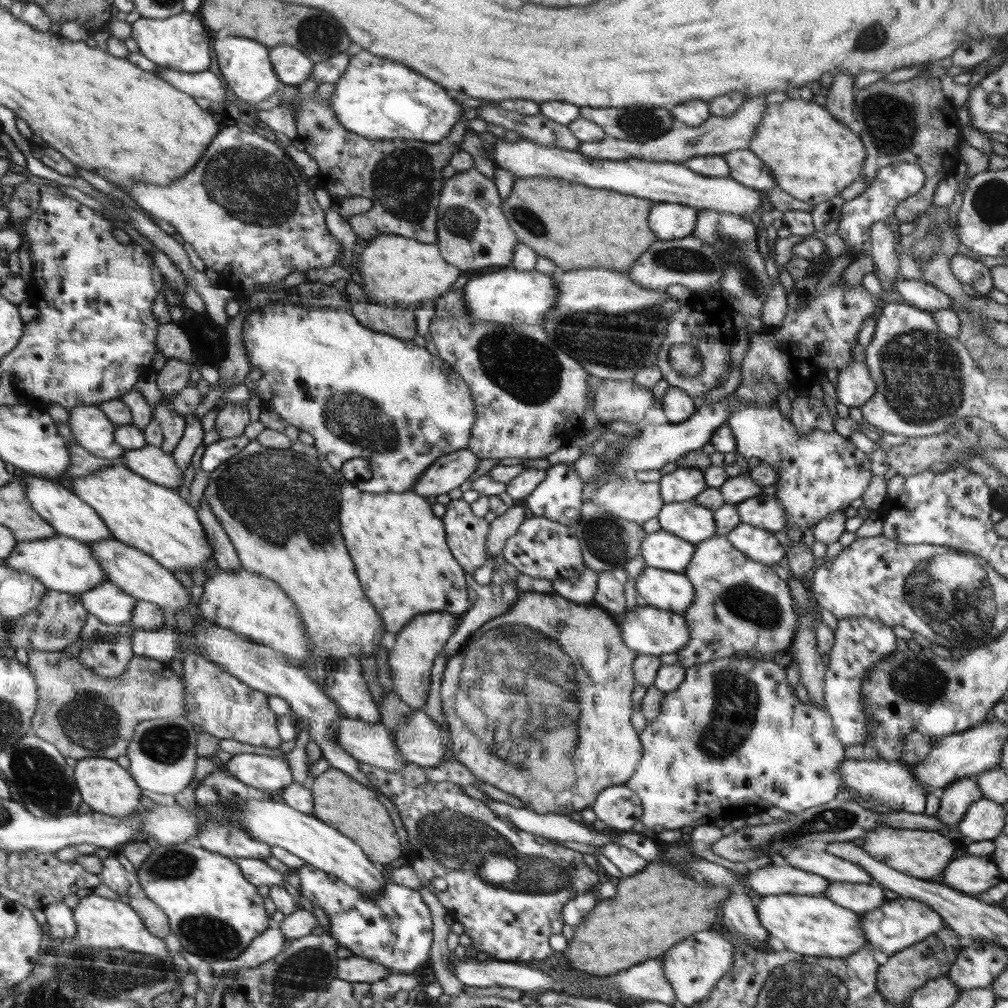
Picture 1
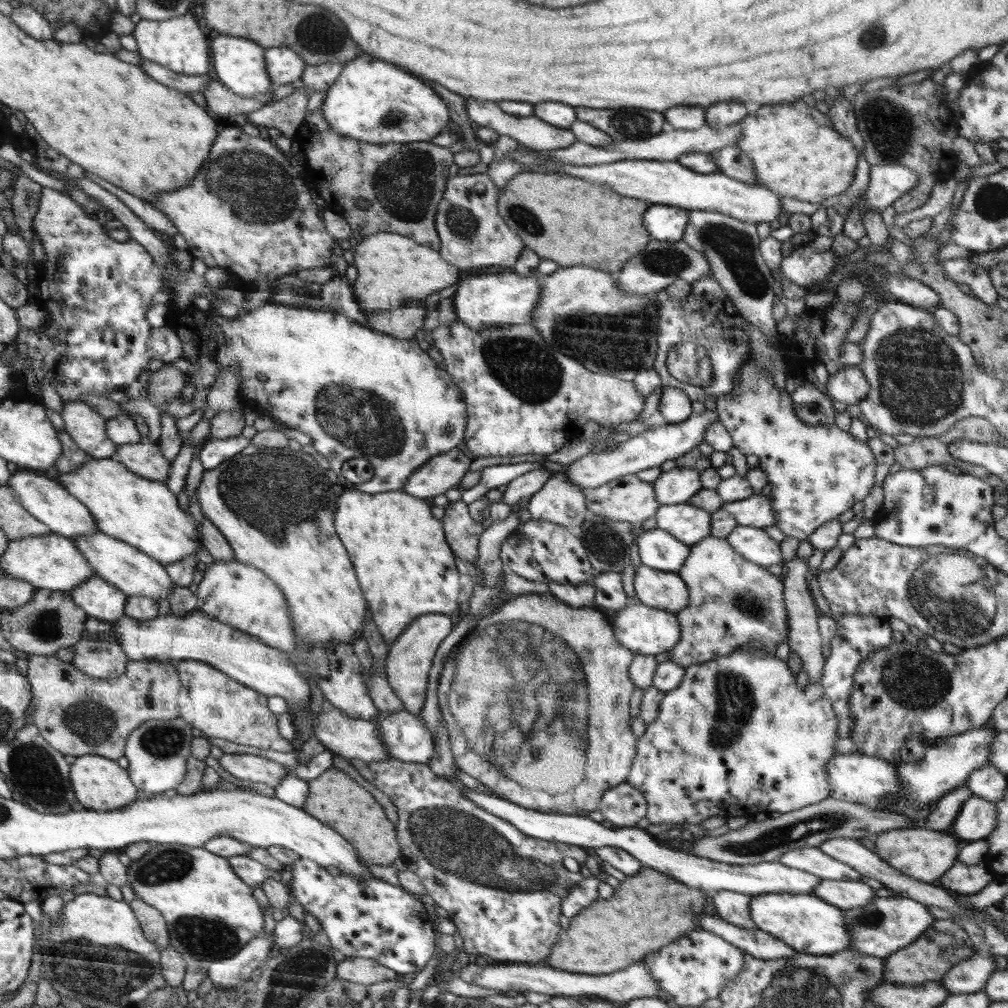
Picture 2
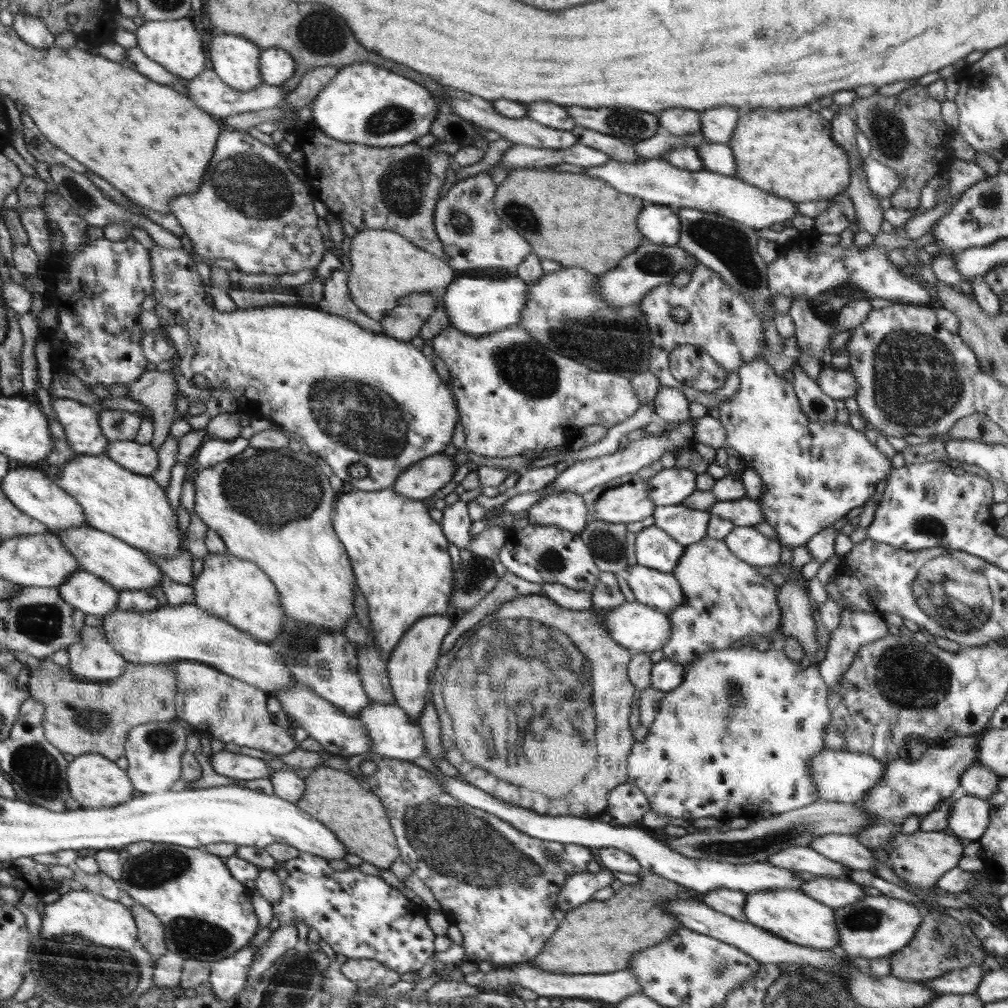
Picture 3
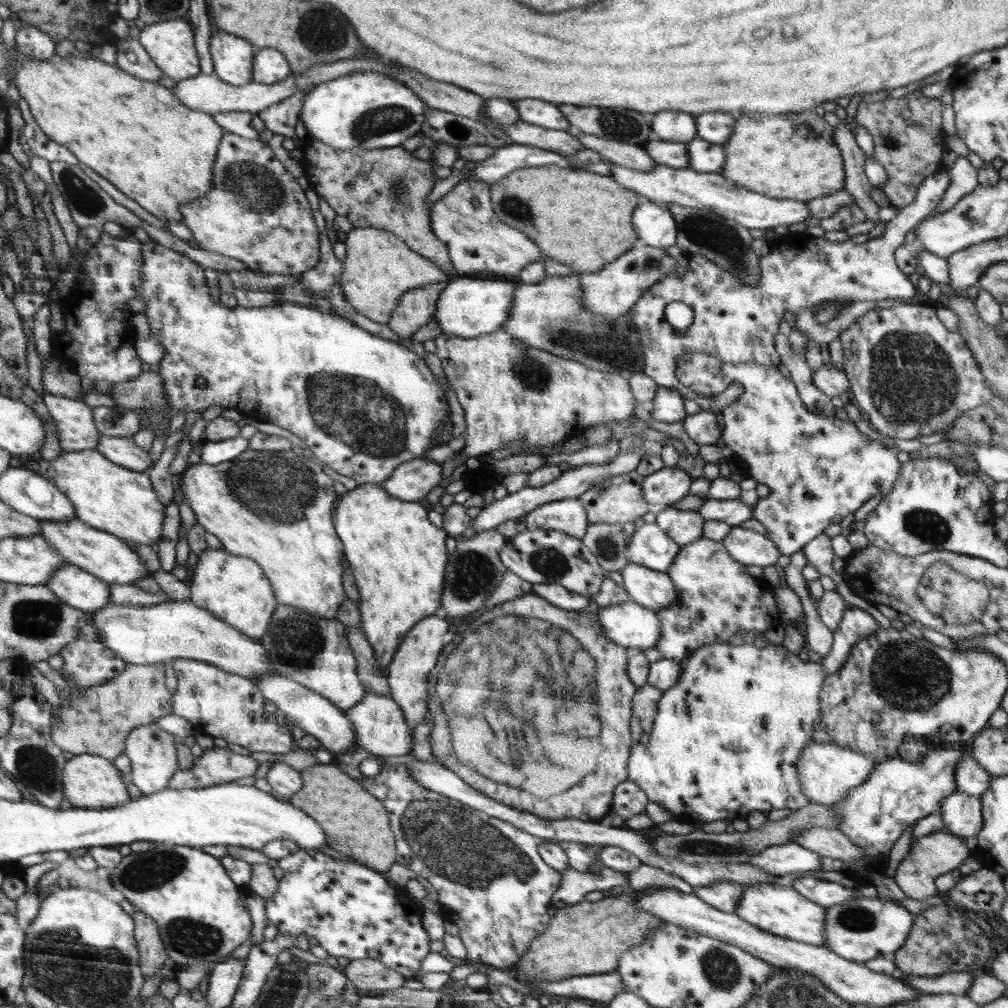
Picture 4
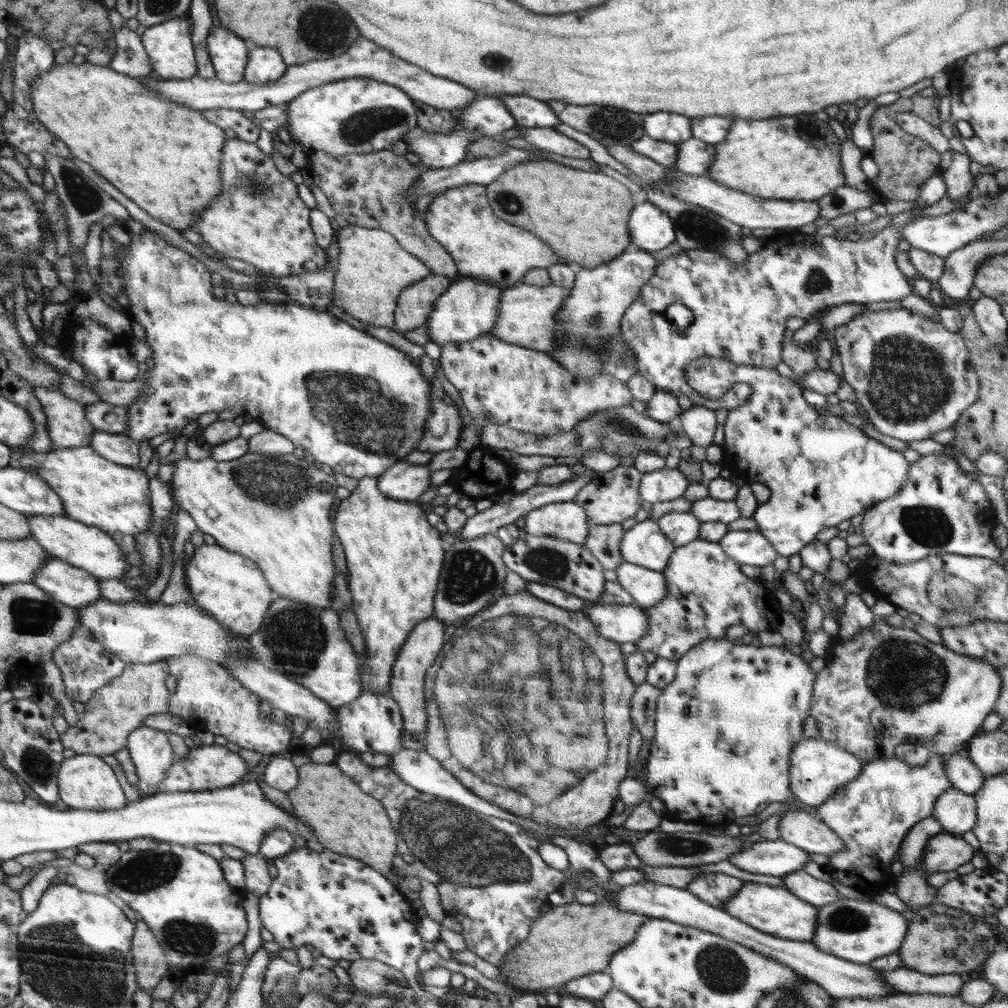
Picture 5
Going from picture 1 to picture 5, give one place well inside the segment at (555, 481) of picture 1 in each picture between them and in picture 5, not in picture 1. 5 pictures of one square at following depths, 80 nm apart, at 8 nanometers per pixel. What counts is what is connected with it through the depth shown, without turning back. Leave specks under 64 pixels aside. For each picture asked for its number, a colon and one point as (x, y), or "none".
2: (561, 501)
3: (566, 510)
4: (568, 515)
5: (566, 520)

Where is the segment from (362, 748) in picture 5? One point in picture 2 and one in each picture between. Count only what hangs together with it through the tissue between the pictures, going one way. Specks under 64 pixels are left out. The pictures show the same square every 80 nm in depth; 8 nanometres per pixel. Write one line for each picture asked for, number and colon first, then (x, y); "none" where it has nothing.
2: (408, 739)
3: (393, 734)
4: (381, 727)

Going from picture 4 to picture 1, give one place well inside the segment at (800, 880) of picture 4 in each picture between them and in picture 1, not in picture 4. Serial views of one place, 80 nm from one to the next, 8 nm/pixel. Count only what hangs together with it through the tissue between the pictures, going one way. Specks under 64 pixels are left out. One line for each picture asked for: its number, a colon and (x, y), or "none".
1: (858, 897)
2: (845, 894)
3: (833, 892)

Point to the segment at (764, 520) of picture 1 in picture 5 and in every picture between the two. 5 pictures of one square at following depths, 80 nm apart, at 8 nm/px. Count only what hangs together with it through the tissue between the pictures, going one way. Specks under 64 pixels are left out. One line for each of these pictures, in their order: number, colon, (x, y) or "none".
2: (756, 511)
3: (743, 512)
4: (734, 512)
5: (707, 509)

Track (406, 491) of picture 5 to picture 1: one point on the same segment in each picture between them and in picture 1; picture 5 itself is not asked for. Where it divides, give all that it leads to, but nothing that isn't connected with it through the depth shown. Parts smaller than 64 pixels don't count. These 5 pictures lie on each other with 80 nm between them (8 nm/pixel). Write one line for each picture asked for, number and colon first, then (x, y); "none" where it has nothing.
1: (449, 471)
2: (441, 473)
3: (424, 478)
4: (413, 480)

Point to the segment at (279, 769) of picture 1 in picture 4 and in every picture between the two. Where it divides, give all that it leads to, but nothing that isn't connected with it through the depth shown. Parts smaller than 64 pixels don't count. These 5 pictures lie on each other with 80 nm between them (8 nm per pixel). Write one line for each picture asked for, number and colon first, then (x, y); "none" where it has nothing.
2: (243, 766)
3: (237, 766)
4: (215, 766)

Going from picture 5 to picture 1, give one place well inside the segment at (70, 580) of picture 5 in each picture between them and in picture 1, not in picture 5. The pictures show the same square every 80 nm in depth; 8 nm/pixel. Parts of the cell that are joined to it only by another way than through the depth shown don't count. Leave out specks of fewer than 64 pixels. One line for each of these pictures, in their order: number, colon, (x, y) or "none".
1: (111, 605)
2: (98, 598)
3: (87, 592)
4: (81, 590)

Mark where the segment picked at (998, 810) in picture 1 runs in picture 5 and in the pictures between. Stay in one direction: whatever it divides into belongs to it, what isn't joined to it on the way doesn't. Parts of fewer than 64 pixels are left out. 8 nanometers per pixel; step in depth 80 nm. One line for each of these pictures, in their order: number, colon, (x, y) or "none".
2: (976, 820)
3: (969, 816)
4: (961, 813)
5: (955, 810)

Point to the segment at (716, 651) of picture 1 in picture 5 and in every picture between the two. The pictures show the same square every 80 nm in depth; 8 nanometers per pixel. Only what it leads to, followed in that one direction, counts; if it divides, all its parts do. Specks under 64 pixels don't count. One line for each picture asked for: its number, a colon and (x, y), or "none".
2: (732, 601)
3: (726, 599)
4: (717, 597)
5: (707, 593)

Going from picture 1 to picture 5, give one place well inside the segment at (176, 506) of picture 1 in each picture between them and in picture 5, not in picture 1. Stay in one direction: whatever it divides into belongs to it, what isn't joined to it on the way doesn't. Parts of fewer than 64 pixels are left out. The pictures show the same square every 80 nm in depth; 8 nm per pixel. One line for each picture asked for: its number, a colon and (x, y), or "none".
2: (145, 513)
3: (131, 506)
4: (106, 496)
5: (93, 489)

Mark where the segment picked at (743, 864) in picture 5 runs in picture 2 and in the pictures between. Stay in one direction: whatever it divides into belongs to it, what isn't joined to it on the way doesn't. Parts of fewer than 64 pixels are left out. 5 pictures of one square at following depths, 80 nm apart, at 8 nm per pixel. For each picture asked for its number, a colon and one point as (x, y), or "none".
2: (810, 859)
3: (804, 858)
4: (781, 859)

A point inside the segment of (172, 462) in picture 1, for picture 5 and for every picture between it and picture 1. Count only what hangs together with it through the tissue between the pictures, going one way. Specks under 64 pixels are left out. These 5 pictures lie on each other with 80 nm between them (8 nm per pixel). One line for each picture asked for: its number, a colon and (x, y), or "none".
2: (145, 458)
3: (144, 459)
4: (123, 450)
5: (119, 448)

